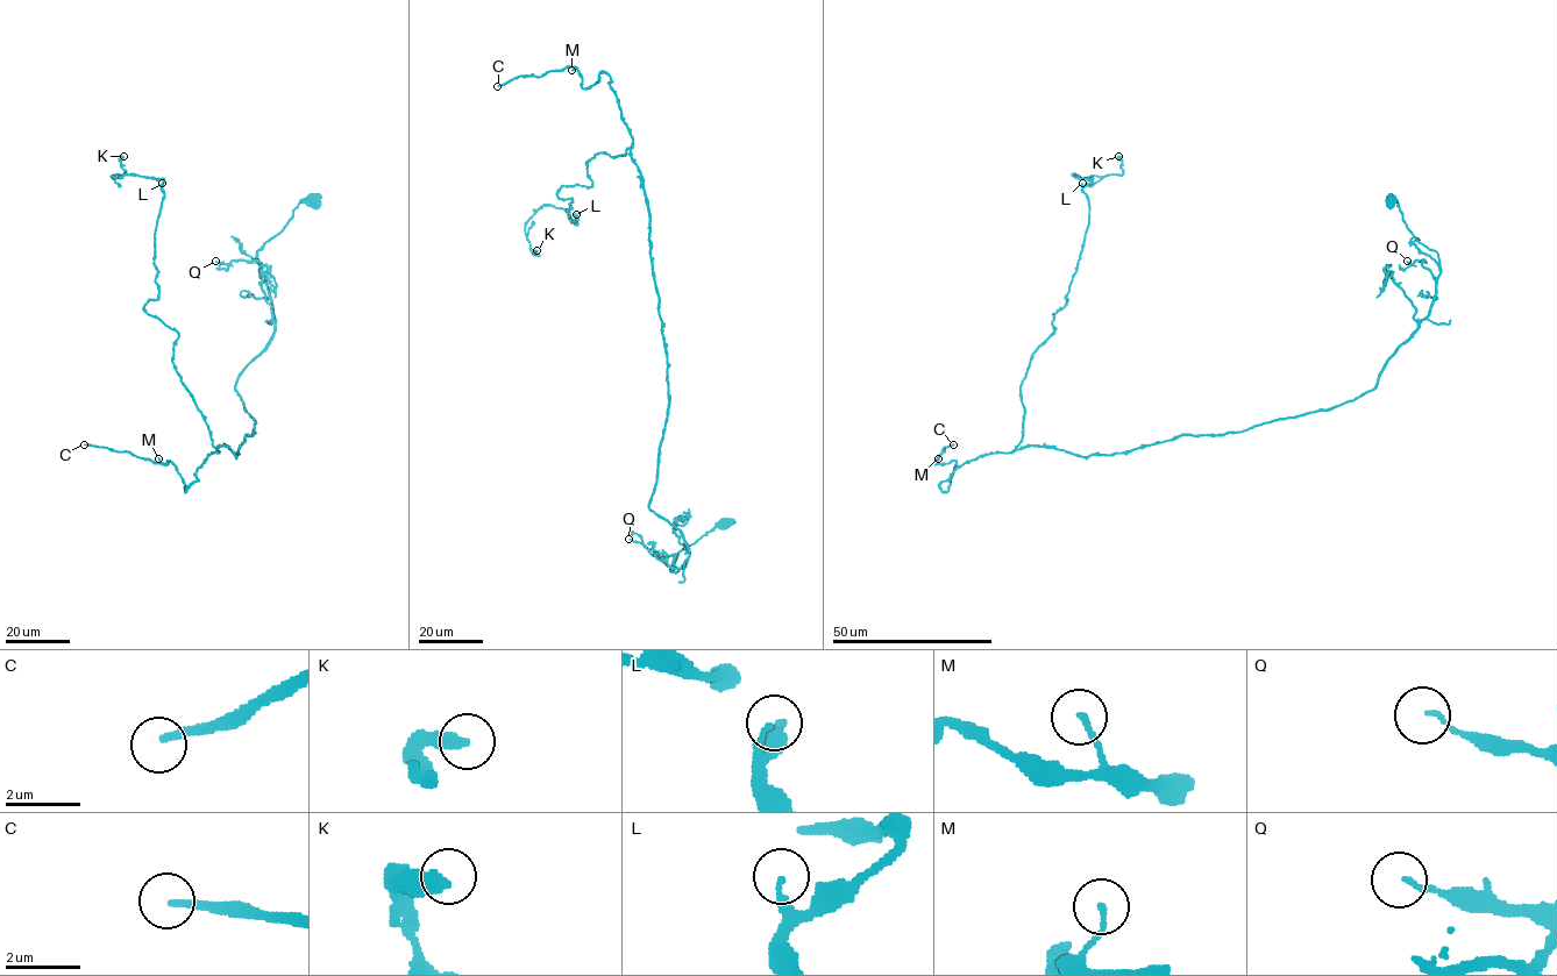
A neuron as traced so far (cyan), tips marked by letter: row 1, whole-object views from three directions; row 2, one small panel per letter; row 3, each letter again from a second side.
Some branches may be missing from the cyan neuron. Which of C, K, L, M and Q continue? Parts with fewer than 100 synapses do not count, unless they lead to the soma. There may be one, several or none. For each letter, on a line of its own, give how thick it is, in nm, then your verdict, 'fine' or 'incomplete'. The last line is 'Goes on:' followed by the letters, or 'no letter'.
C: 200 nm thick; incomplete
K: 440 nm thick; fine
L: 190 nm thick; fine
M: 140 nm thick; fine
Q: 100 nm thick; fine
Goes on: C

